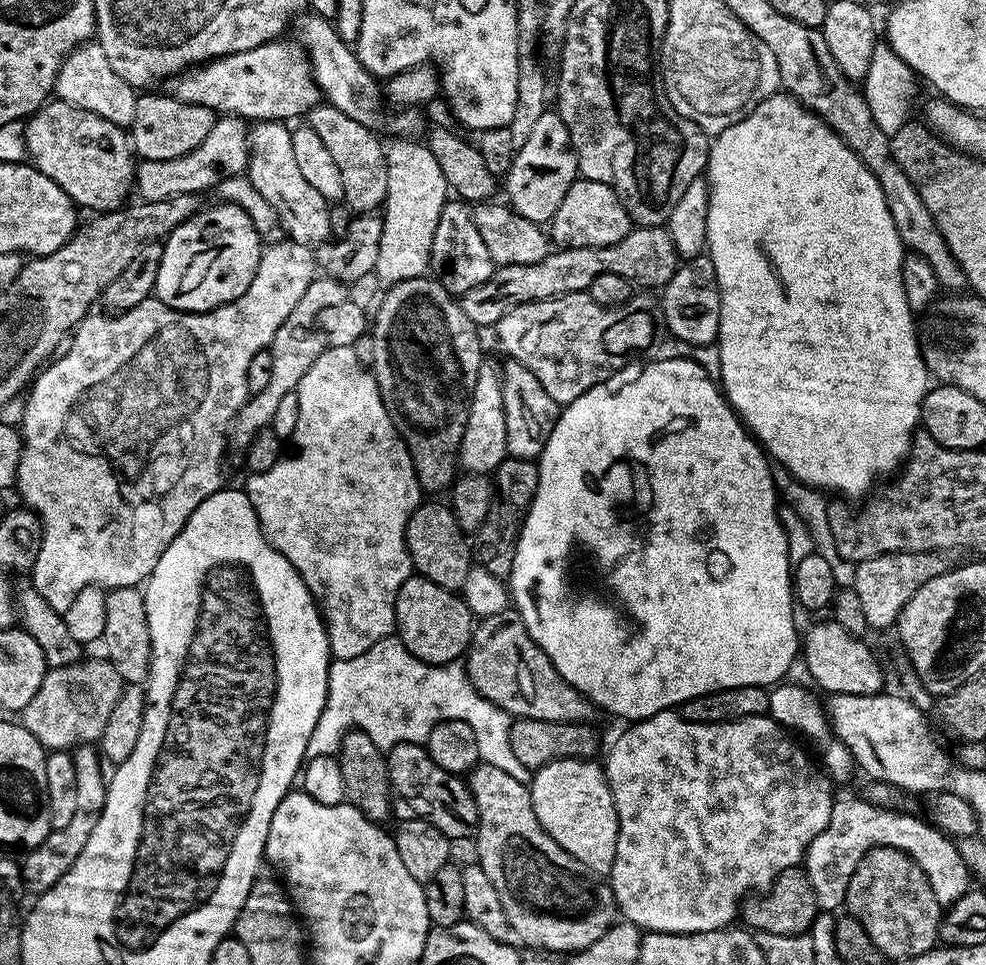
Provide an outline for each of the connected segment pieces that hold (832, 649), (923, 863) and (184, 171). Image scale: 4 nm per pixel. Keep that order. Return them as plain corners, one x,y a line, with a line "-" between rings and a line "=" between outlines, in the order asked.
831,618
813,623
802,636
802,664
812,675
811,683
817,689
825,688
828,694
866,694
873,696
884,692
884,672
876,661
876,656
864,645
861,637
850,634
842,625
=
867,798
837,799
833,803
826,830
822,830
822,834
818,834
814,842
810,842
802,861
803,871
808,873
808,881
816,895
817,909
835,913
836,907
839,904
841,907
847,901
850,878
858,862
862,862
864,855
872,848
893,848
905,852
924,871
930,882
930,890
934,890
934,898
938,898
942,906
958,902
958,898
969,892
970,873
966,862
962,862
956,840
945,836
935,823
927,819
919,820
904,812
890,811
889,807
874,804
=
221,115
216,123
212,125
210,134
202,138
202,142
194,150
182,154
178,158
169,160
146,160
141,159
136,166
134,177
134,192
141,201
149,200
158,202
166,198
174,198
178,194
204,194
204,191
215,189
217,184
222,183
226,178
239,176
247,169
250,159
250,128
245,121
238,116

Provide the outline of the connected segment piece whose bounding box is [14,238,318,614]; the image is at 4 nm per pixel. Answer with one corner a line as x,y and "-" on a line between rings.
291,238
265,247
258,270
246,294
208,312
179,312
158,299
149,298
125,312
104,314
108,316
89,314
76,325
71,333
70,343
63,349
64,354
57,355
33,379
26,392
28,401
25,402
24,408
22,404
22,415
19,417
21,420
18,428
22,433
22,447
14,488
15,491
20,491
21,498
25,500
21,501
40,518
42,531
36,560
30,569
30,583
38,590
38,594
42,594
42,598
46,598
46,602
50,602
50,606
54,606
54,610
63,614
70,602
74,602
74,598
78,598
78,594
87,588
111,590
143,585
154,566
158,566
158,558
166,550
166,546
170,546
170,542
174,542
176,535
184,529
184,523
188,521
190,514
194,514
194,510
198,510
200,503
210,498
210,494
220,491
225,483
223,456
224,447
227,449
230,444
232,420
250,395
246,386
246,369
250,367
250,358
254,358
254,354
265,351
271,345
274,334
278,334
278,326
282,326
282,322
290,318
290,310
298,306
302,294
306,294
306,286
310,286
310,282
316,279
318,269
316,256
312,252
315,251
309,245
299,244

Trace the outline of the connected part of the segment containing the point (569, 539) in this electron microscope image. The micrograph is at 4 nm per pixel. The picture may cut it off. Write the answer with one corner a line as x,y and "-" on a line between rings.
676,357
676,358
670,358
670,359
669,359
669,360
666,360
666,361
654,361
654,362
652,362
652,363
649,363
649,362
648,362
648,363
645,363
645,364
644,364
644,365
643,365
643,367
641,367
641,368
644,368
644,369
642,369
642,370
641,370
641,372
640,372
640,373
638,373
638,374
637,374
637,376
636,376
636,377
634,377
634,378
633,378
633,380
631,380
631,378
630,378
630,377
628,377
628,374
617,374
617,375
614,375
614,376
612,376
612,377
610,377
610,379
609,379
609,380
604,380
604,381
603,381
603,382
602,382
602,383
601,383
601,384
595,384
595,386
594,386
594,387
592,387
592,388
591,388
591,389
590,389
590,390
586,390
586,394
582,394
582,395
581,395
581,396
579,396
579,397
578,397
578,398
574,398
574,402
570,402
570,403
569,403
569,404
565,404
565,405
563,405
563,408
562,408
562,411
561,411
561,413
560,413
560,417
558,417
558,418
557,418
557,419
556,419
556,425
555,425
555,426
554,426
554,430
553,430
553,431
552,431
552,433
551,433
551,434
550,434
550,438
549,438
549,439
548,439
548,441
547,441
547,442
546,442
546,446
545,446
545,447
544,447
544,449
543,449
543,450
542,450
542,454
541,454
541,455
540,455
540,456
539,456
539,458
538,458
538,467
539,467
539,469
540,469
540,477
539,477
539,478
538,478
538,490
537,490
537,491
536,491
536,493
535,493
535,494
534,494
534,498
533,498
533,499
532,499
532,504
531,504
531,506
530,506
530,507
529,507
529,508
528,508
528,514
527,514
527,516
525,516
525,517
524,517
524,523
523,523
523,524
521,524
521,525
520,525
520,540
519,540
519,542
518,542
518,543
516,543
516,553
515,553
515,554
514,554
514,566
513,566
513,567
512,567
512,575
511,575
511,577
510,577
510,600
511,600
511,603
512,603
512,604
513,604
513,605
514,605
514,611
515,611
515,612
517,612
517,613
518,613
518,614
519,614
519,615
520,615
520,617
521,617
521,618
522,618
522,622
523,622
523,623
524,623
524,625
525,625
525,626
526,626
526,630
527,630
527,631
528,631
528,633
529,633
529,634
530,634
530,638
531,638
531,639
532,639
532,640
533,640
533,642
535,642
535,644
537,644
537,645
538,645
538,646
539,646
539,647
540,647
540,649
541,649
541,650
542,650
542,651
543,651
543,652
544,652
544,653
545,653
545,654
546,654
546,658
550,658
550,662
551,662
551,663
552,663
552,665
553,665
553,666
554,666
554,670
558,670
558,674
562,674
562,678
563,678
563,679
564,679
564,681
565,681
565,682
566,682
566,683
568,683
568,684
569,684
569,685
570,685
570,686
574,686
574,690
578,690
578,691
579,691
579,692
580,692
580,695
581,695
581,696
583,696
583,697
584,697
584,699
586,699
586,700
591,700
591,701
592,701
592,703
593,703
593,705
595,705
595,707
596,707
596,708
597,708
597,709
600,709
600,708
605,708
605,710
606,710
606,711
608,711
608,712
609,712
609,714
610,714
610,715
612,715
612,716
621,716
621,718
622,718
622,719
624,719
624,720
628,720
628,721
624,721
624,722
635,722
635,721
638,721
638,720
645,720
645,719
646,719
646,718
650,718
650,717
651,717
651,716
653,716
653,715
654,715
654,714
658,714
658,713
659,713
659,712
666,712
666,711
669,711
669,710
672,710
672,709
675,709
675,708
676,708
676,707
677,707
677,706
679,706
679,705
682,705
682,704
685,704
685,702
686,702
686,701
687,701
687,700
689,700
689,699
690,699
690,698
698,698
698,697
699,697
699,696
701,696
701,695
702,695
702,694
710,694
710,693
711,693
711,692
716,692
716,691
718,691
718,689
719,689
719,688
733,688
733,687
734,687
734,686
775,686
775,685
777,685
777,684
779,684
779,683
781,683
781,681
783,681
783,680
784,680
784,679
785,679
785,677
787,677
787,676
784,676
784,675
786,675
786,674
787,674
787,672
788,672
788,671
790,671
790,670
791,670
791,668
792,668
792,663
794,663
794,662
795,662
795,660
796,660
796,663
797,663
797,660
798,660
798,635
797,635
797,634
796,634
796,632
795,632
795,630
794,630
794,625
793,625
793,619
792,619
792,618
791,618
791,606
792,606
792,604
793,604
793,601
794,601
794,591
793,591
793,571
794,571
794,568
793,568
793,566
792,566
792,565
790,565
790,564
789,564
789,563
788,563
788,556
787,556
787,542
786,542
786,534
784,534
784,533
783,533
783,528
782,528
782,526
781,526
781,525
780,525
780,524
779,524
779,514
778,514
778,512
777,512
777,507
778,507
778,491
777,491
777,488
776,488
776,484
775,484
775,482
774,482
774,480
773,480
773,469
772,469
772,468
771,468
771,467
769,467
769,468
768,468
768,464
769,464
769,465
770,465
770,460
769,460
769,457
768,457
768,456
767,456
767,455
766,455
766,453
765,453
765,451
764,451
764,449
763,449
763,447
761,447
761,445
760,445
760,444
759,444
759,443
758,443
758,441
757,441
757,439
756,439
756,437
755,437
755,436
753,436
753,435
752,435
752,433
751,433
751,432
749,432
749,431
748,431
748,429
747,429
747,428
745,428
745,426
744,426
744,423
742,423
742,421
741,421
741,420
740,420
740,418
739,418
739,416
737,416
737,415
736,415
736,411
735,411
735,410
733,410
733,409
732,409
732,406
731,406
731,404
729,404
729,403
728,403
728,401
727,401
727,400
725,400
725,399
724,399
724,393
723,393
723,391
722,391
722,389
721,389
721,387
720,387
720,385
719,385
719,383
717,383
717,381
716,381
716,380
715,380
715,379
713,379
713,377
711,377
711,376
708,376
708,374
707,374
707,372
706,372
706,370
704,370
704,369
703,369
703,368
702,368
702,366
700,366
700,365
699,365
699,364
698,364
698,362
696,362
696,361
694,361
694,360
692,360
692,359
684,359
684,358
682,358
682,357

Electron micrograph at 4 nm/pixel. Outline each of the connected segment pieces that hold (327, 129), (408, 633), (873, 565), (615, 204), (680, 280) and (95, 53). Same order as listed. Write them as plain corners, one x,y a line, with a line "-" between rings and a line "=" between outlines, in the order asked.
321,102
306,114
307,127
314,129
322,139
338,165
343,188
343,203
356,214
370,214
377,211
387,196
387,164
385,147
380,144
369,125
355,122
342,110
327,102
=
413,574
398,590
396,599
396,632
400,641
422,662
451,664
459,661
472,641
474,617
463,595
448,592
426,577
=
891,552
878,558
870,558
855,565
856,577
852,587
856,589
862,602
862,612
866,614
869,629
888,628
900,619
900,611
914,598
921,586
930,582
930,578
949,571
945,557
939,552
=
577,178
570,190
566,190
562,206
558,206
550,221
550,240
557,249
614,246
614,242
622,242
622,238
626,238
633,227
634,221
614,189
602,182
=
701,254
685,259
662,289
664,326
671,335
694,347
715,345
720,335
720,287
714,262
=
98,42
81,44
65,58
58,70
54,92
70,106
90,110
90,114
98,114
98,118
106,118
106,122
114,122
119,128
131,129
134,122
137,89
131,88
126,81
118,78
118,74
114,74
114,66
110,66
106,50
102,50

